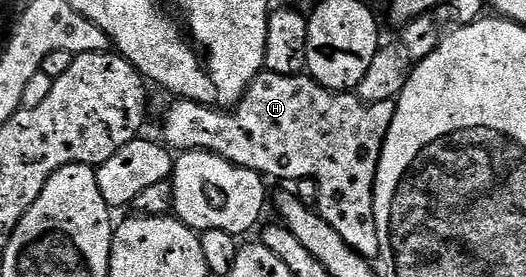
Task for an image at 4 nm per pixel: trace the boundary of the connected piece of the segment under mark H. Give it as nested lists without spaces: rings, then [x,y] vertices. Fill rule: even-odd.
[[[263,72],[250,83],[242,101],[234,109],[200,106],[197,102],[174,100],[170,115],[162,126],[161,141],[171,151],[207,150],[229,158],[232,164],[254,170],[270,178],[310,178],[318,194],[317,212],[324,221],[340,232],[340,240],[348,244],[361,258],[378,257],[378,237],[374,216],[374,181],[382,145],[394,119],[393,101],[364,102],[354,92],[325,90],[320,83],[306,76],[280,76]]]

